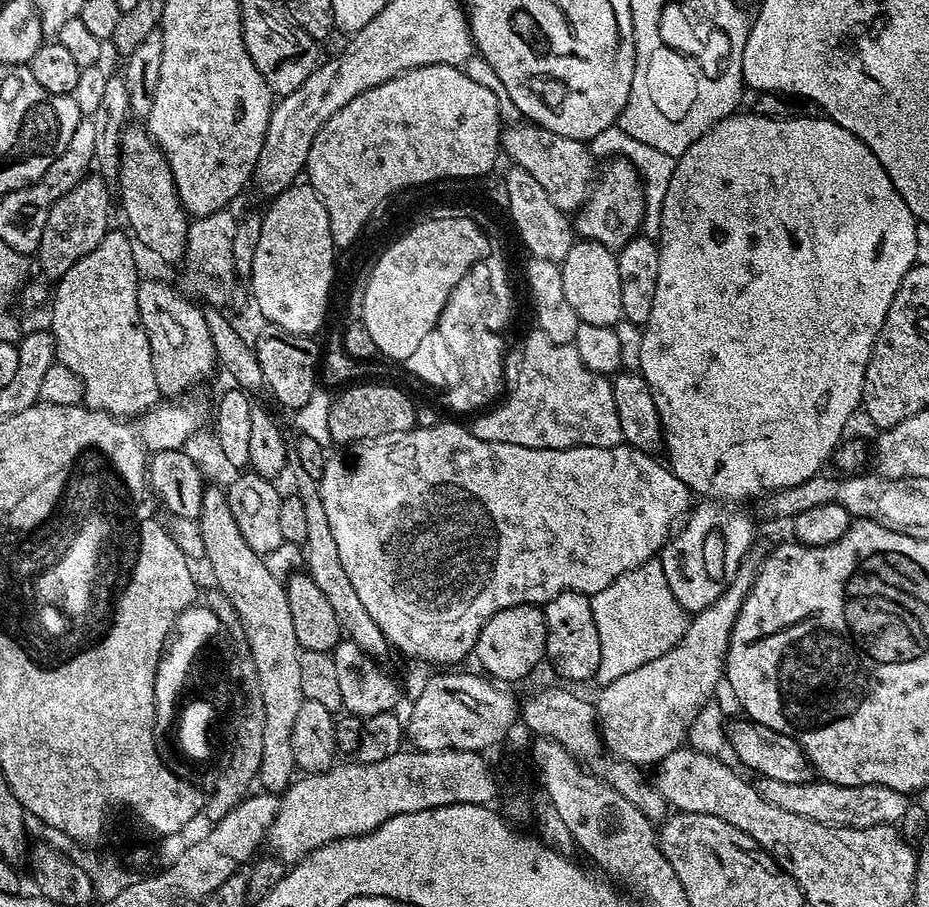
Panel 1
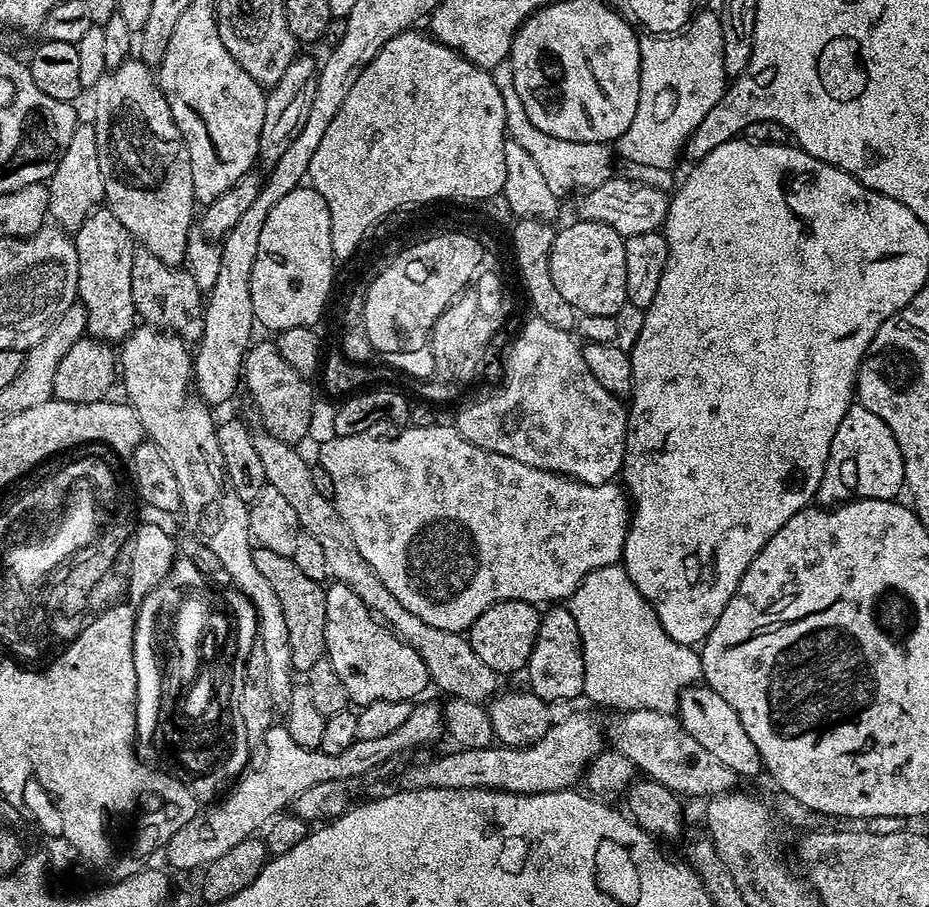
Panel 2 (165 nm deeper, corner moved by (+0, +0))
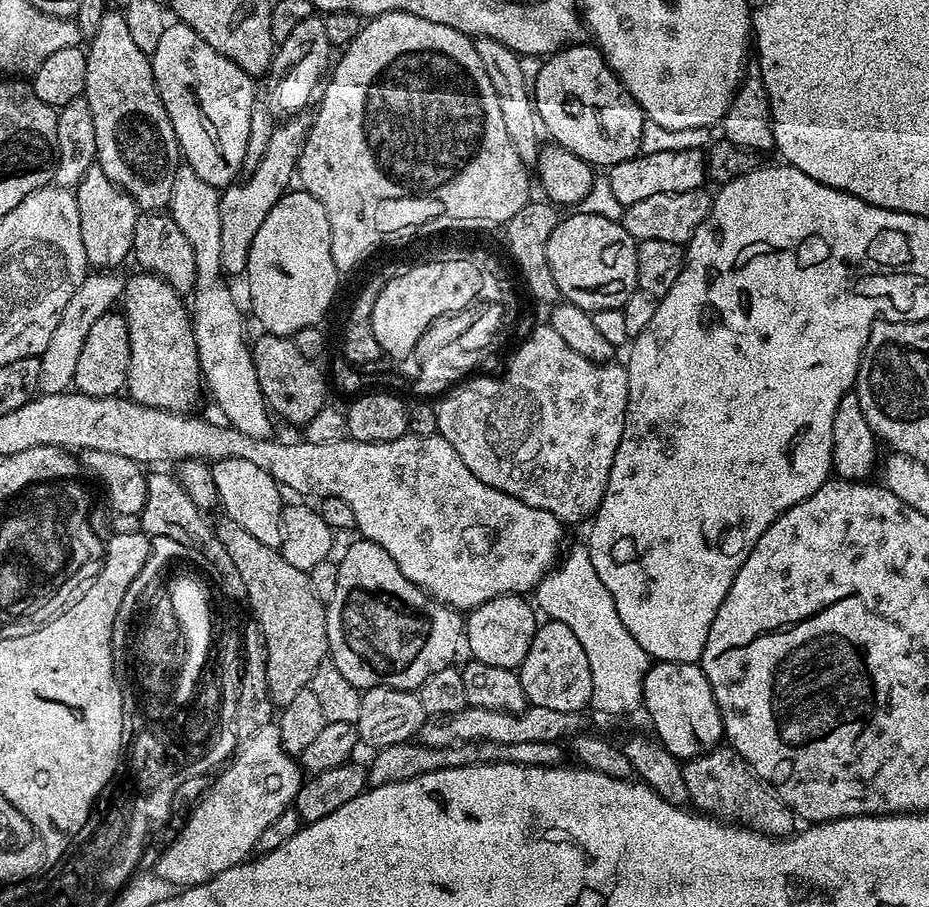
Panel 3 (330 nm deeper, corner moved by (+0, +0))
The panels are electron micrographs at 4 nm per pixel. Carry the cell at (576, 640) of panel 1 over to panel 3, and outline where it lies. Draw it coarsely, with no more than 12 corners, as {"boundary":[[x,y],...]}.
{"boundary":[[545,619],[518,671],[531,706],[591,705],[586,650]]}

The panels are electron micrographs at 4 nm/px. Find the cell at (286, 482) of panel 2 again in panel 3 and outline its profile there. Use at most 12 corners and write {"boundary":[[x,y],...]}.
{"boundary":[[181,163],[166,208],[194,250],[190,315],[223,419],[273,435],[222,266],[221,189]]}

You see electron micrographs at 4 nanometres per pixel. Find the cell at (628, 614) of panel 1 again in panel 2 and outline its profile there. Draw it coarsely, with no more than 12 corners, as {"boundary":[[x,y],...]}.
{"boundary":[[620,564],[566,604],[584,696],[679,709],[700,654],[662,630]]}

